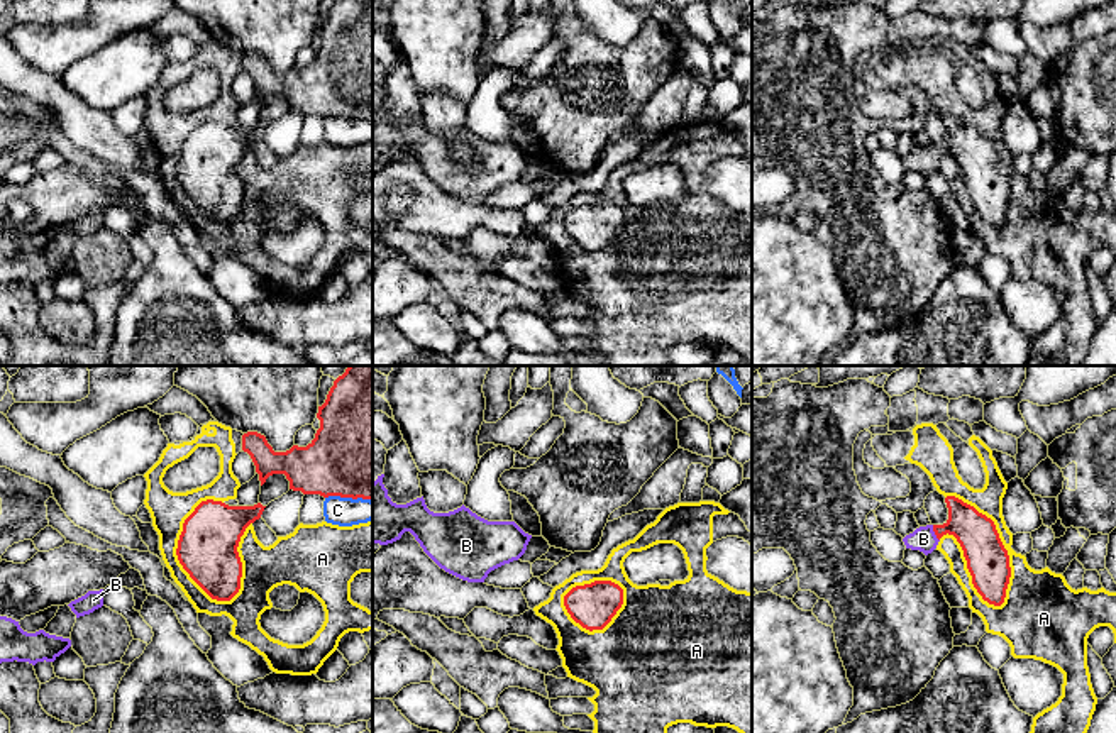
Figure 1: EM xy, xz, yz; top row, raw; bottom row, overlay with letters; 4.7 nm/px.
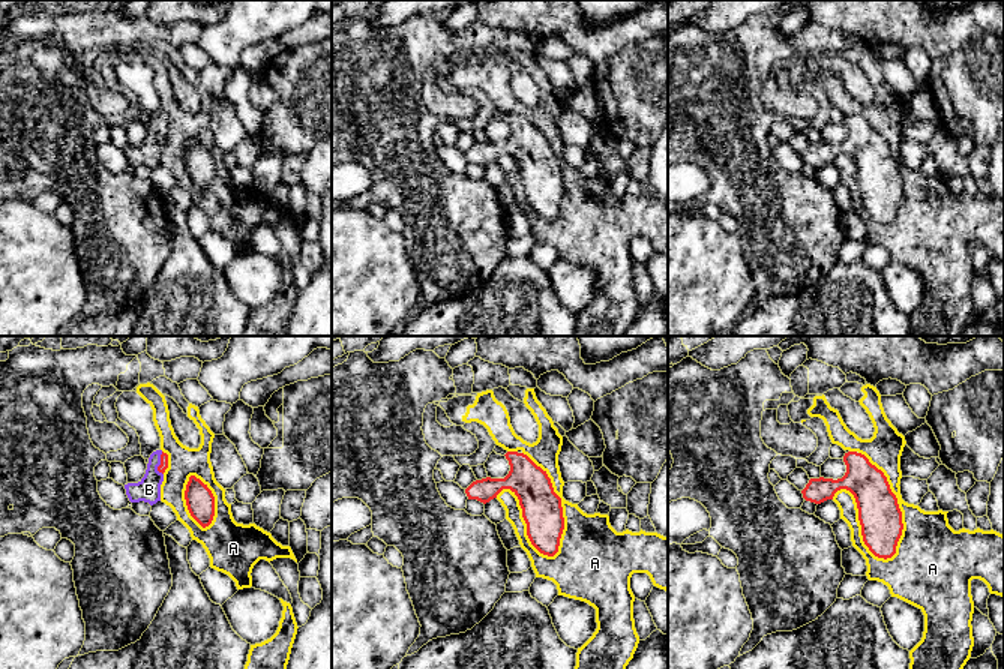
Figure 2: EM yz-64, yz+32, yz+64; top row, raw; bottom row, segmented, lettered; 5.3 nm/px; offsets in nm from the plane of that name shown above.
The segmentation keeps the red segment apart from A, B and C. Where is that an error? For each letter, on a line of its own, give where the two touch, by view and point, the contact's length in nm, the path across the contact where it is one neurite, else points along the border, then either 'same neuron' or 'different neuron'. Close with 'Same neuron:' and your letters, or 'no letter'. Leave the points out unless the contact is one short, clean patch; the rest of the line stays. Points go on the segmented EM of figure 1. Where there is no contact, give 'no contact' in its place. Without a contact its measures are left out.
A: meets red in yz at (1001, 542); contact 600 nm long; different neuron
B: meets red in yz at (935, 534); contact 90 nm long; runs through yz (984, 552), (961, 529), (935, 534), (923, 539); same neuron
C: meets red in xy at (349, 496); contact 220 nm long; different neuron
Same neuron: B

